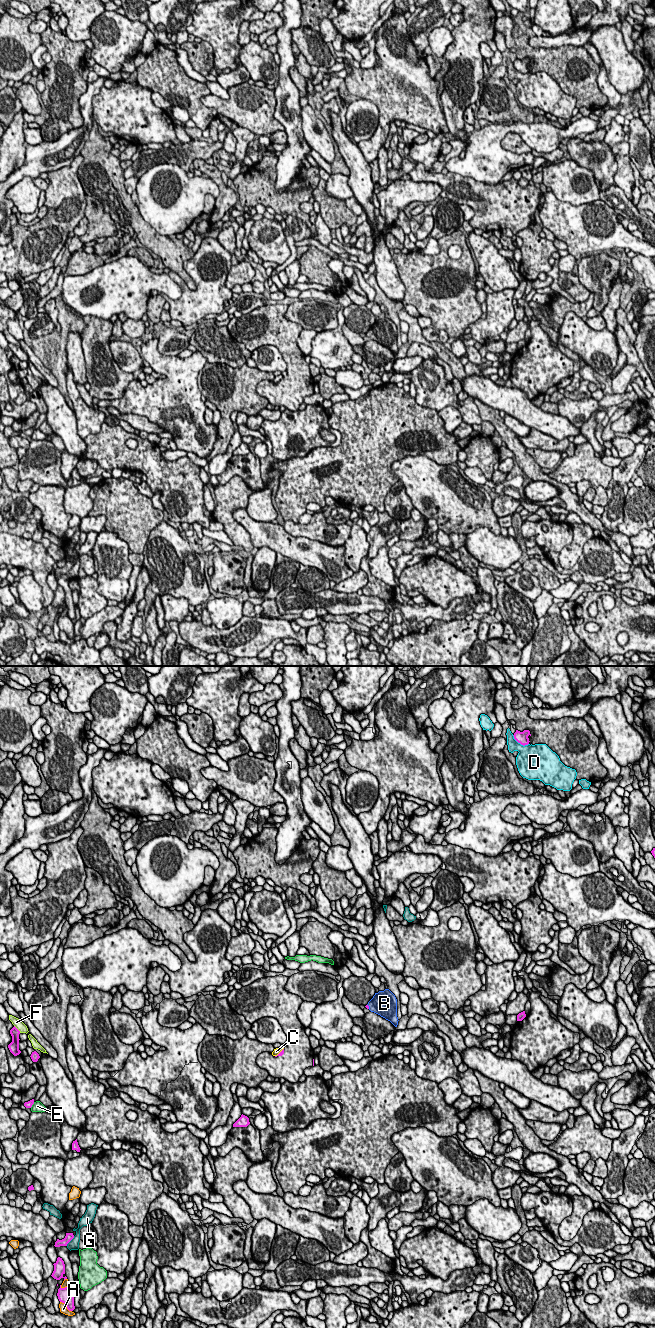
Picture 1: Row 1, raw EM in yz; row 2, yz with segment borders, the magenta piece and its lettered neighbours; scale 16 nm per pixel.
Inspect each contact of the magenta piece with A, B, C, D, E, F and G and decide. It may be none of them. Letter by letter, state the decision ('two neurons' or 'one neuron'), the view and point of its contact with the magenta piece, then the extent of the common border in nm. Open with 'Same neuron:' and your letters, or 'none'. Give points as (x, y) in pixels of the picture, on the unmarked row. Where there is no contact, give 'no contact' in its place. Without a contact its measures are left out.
Same neuron: none
A: two neurons; contact yz (66, 634); length 260 nm
B: two neurons; contact yz (368, 334); length 90 nm
C: two neurons; contact yz (280, 380); length 200 nm
D: two neurons; contact yz (520, 71); length 300 nm
E: two neurons; contact yz (32, 432); length 120 nm
F: two neurons; contact yz (17, 357); length 160 nm
G: two neurons; contact yz (70, 568); length 200 nm

